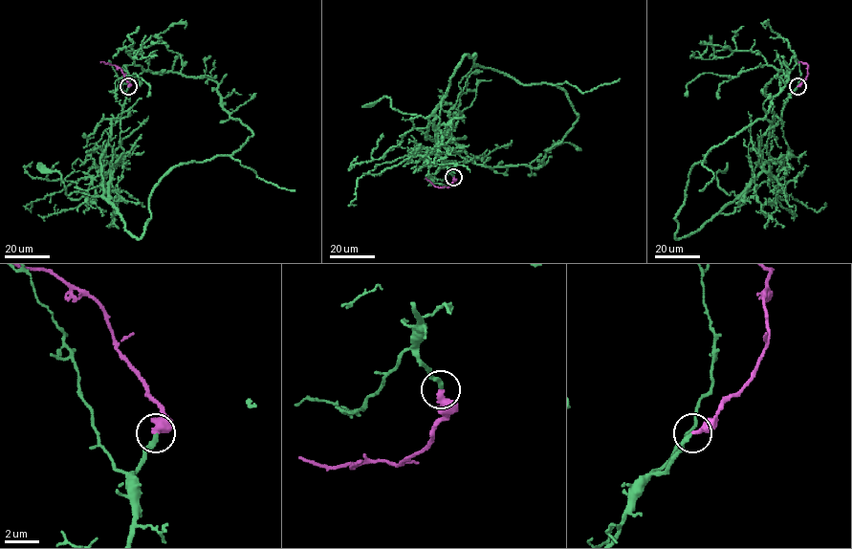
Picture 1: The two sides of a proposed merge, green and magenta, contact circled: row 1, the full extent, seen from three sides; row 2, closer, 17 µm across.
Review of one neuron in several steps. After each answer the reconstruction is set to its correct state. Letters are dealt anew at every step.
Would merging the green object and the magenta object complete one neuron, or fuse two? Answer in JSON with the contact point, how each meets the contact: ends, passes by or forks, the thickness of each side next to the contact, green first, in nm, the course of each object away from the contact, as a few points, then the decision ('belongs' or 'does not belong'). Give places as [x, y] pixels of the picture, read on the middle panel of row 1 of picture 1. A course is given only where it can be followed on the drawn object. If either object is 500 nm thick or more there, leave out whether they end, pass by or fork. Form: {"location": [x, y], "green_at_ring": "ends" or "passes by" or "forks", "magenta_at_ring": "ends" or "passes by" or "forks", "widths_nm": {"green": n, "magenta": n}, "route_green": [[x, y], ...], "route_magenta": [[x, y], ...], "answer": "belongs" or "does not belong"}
{"location": [453, 177], "green_at_ring": "ends", "magenta_at_ring": "ends", "widths_nm": {"green": 240, "magenta": 360}, "route_green": [[453, 177], [426, 134], [465, 55], [556, 84], [577, 120], [537, 167], [477, 164], [448, 115], [472, 66]], "route_magenta": [[453, 177], [448, 186], [440, 187], [426, 177]], "answer": "belongs"}

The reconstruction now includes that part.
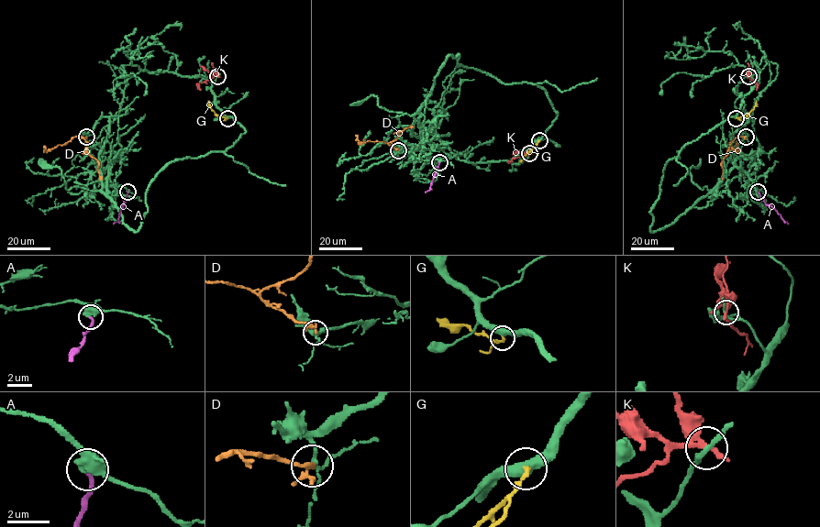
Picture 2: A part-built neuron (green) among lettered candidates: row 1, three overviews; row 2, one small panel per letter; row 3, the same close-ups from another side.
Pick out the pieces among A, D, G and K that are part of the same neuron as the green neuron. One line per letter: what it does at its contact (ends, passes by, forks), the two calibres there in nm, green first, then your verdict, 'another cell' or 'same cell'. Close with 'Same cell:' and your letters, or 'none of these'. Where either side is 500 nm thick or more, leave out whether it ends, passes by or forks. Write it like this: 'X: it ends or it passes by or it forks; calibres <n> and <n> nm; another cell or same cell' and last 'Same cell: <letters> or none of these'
A: calibres 550 and 240 nm; another cell
D: it forks; calibres 110 and 160 nm; another cell
G: it ends; calibres 480 and 200 nm; another cell
K: it passes by; calibres 200 and 300 nm; another cell
Same cell: none of these

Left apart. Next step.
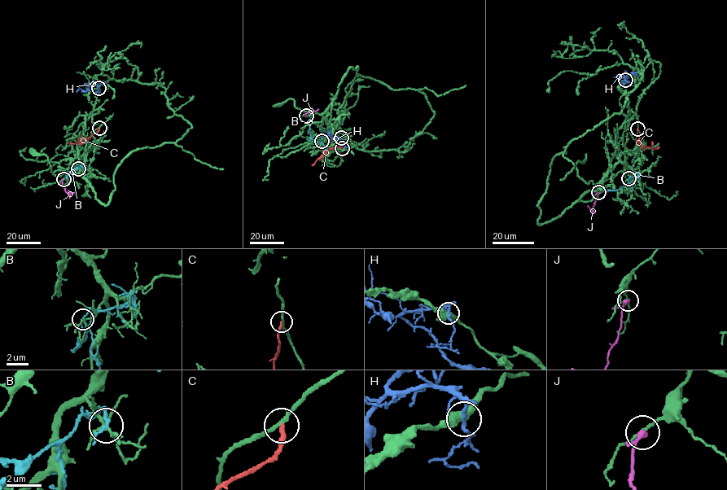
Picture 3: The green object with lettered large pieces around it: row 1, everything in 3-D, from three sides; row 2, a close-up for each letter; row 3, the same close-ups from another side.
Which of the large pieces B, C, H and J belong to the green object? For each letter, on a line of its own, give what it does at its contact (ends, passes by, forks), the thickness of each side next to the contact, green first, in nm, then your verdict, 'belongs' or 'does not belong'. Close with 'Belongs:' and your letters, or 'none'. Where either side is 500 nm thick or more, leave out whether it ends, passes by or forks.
B: it passes by; calibres 140 and 170 nm; does not belong
C: it ends; calibres 200 and 240 nm; does not belong
H: it passes by; calibres 440 and 200 nm; does not belong
J: it passes by; calibres 130 and 280 nm; does not belong
Belongs: none

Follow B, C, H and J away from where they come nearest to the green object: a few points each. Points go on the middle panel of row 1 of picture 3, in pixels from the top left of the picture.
B: (321, 141), (320, 143), (311, 137), (311, 120)
C: (342, 148), (328, 148), (312, 165)
H: (341, 137), (334, 138), (342, 146), (350, 147)
J: (306, 115), (311, 111), (314, 111), (319, 109)

